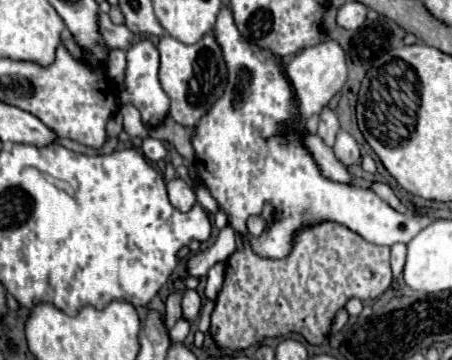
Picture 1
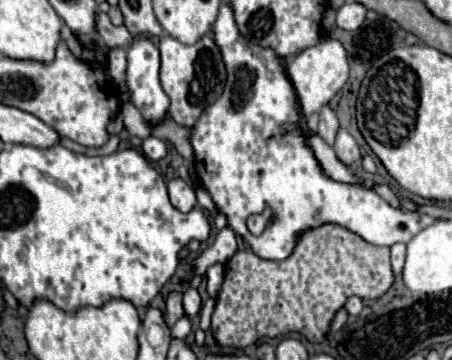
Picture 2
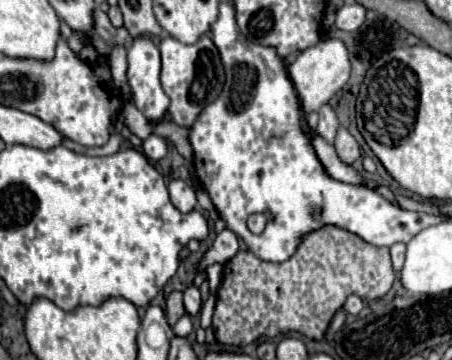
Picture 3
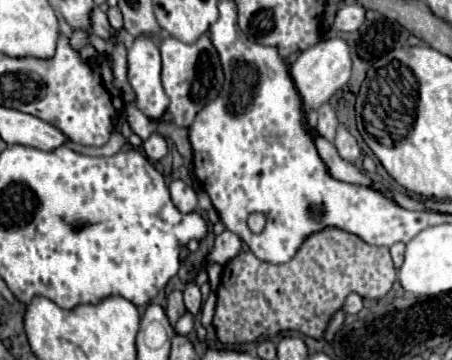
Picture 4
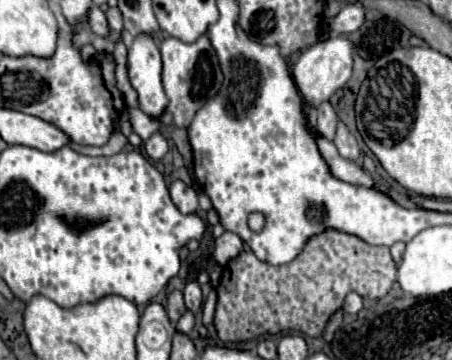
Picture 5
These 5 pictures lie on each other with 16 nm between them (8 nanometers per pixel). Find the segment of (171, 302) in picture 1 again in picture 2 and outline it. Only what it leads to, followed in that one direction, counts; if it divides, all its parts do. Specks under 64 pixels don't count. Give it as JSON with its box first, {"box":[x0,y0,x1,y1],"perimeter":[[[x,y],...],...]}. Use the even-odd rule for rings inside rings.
{"box":[166,292,184,328],"perimeter":[[[170,292],[170,296],[166,298],[166,320],[168,320],[168,326],[172,328],[180,316],[184,316],[182,292]]]}

